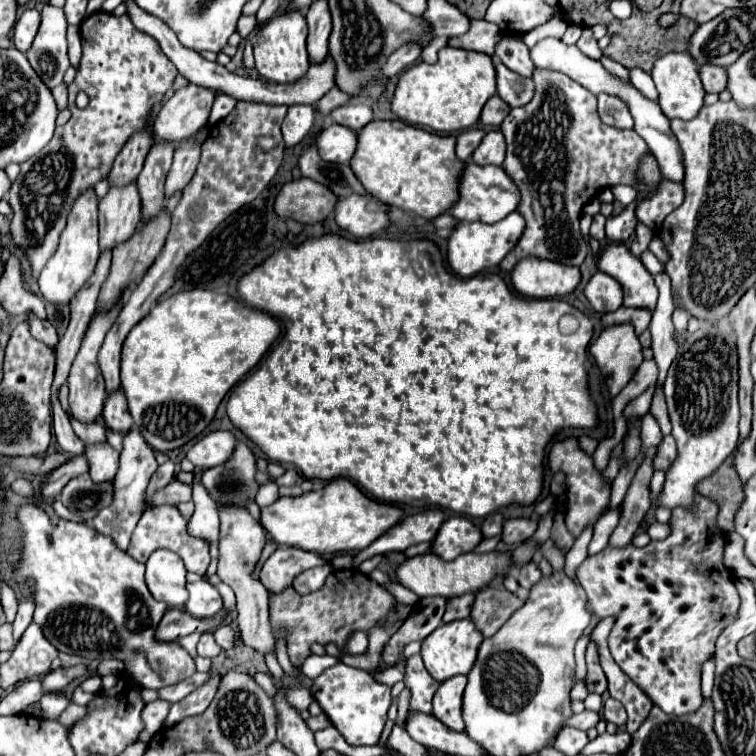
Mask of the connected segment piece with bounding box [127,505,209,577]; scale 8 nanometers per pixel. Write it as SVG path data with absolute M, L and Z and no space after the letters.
M171 505L153 507L153 509L149 509L149 511L145 511L141 515L141 519L139 519L139 523L137 523L137 527L135 527L133 535L131 535L131 545L129 545L127 553L131 557L135 557L137 561L145 563L149 559L149 555L153 551L161 549L161 547L175 551L183 559L187 571L193 571L193 573L197 573L201 577L205 575L207 565L209 565L209 545L203 539L191 537L187 533L187 519L183 519L181 513L179 513L179 509L171 507Z

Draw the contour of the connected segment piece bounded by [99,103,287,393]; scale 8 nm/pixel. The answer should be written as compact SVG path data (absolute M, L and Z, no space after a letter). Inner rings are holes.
M237 103L225 119L211 127L211 133L203 143L203 153L197 171L189 185L183 189L183 197L173 211L173 223L167 241L161 249L161 255L155 259L155 265L151 265L143 273L143 279L139 279L137 287L133 287L127 295L127 301L121 313L117 315L117 321L107 331L105 343L99 351L99 365L107 383L107 393L117 391L121 385L119 359L127 333L143 317L149 315L157 299L175 283L175 271L179 271L183 259L187 259L187 255L195 251L195 247L203 245L205 239L215 231L215 227L223 223L231 213L251 203L275 177L285 151L285 143L281 137L281 123L285 113L287 105Z

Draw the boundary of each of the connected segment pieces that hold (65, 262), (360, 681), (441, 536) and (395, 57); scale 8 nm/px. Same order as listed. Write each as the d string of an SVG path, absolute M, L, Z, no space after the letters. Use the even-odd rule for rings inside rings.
M103 177L93 189L87 189L79 199L75 199L67 227L61 233L59 247L55 255L45 263L41 275L39 275L39 287L43 297L57 309L63 309L71 303L73 295L85 285L85 281L91 277L95 263L99 259L99 229L97 229L97 197L103 197L109 187L109 177ZM97 193L97 195L95 195Z
M337 663L335 667L325 669L319 679L313 681L311 693L321 705L323 713L329 717L333 727L345 737L353 747L359 745L377 745L387 723L387 711L391 705L391 687L373 679L369 671Z
M451 517L441 527L431 541L431 553L451 561L463 553L473 551L483 539L481 531L465 517Z
M409 41L405 45L401 45L389 59L387 59L387 65L383 67L383 73L387 77L393 77L393 75L399 75L401 71L405 71L407 67L411 67L413 63L417 63L421 59L421 51L423 51L423 45L421 43L415 43L415 41Z

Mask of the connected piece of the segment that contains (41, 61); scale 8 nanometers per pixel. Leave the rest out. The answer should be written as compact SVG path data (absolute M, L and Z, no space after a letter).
M47 3L41 9L41 27L35 43L27 51L27 59L51 89L63 81L63 75L69 67L65 35L67 19L63 9Z

